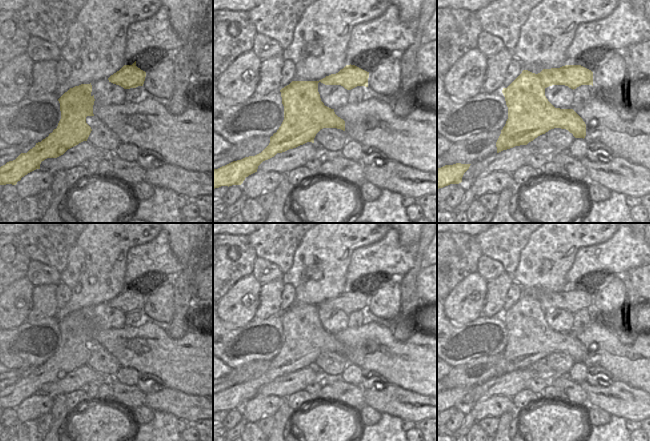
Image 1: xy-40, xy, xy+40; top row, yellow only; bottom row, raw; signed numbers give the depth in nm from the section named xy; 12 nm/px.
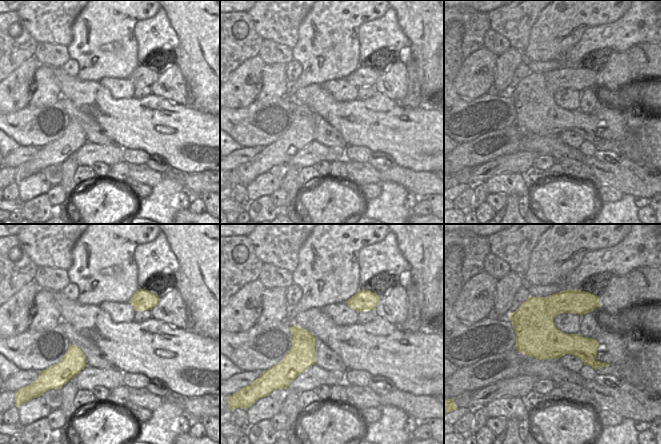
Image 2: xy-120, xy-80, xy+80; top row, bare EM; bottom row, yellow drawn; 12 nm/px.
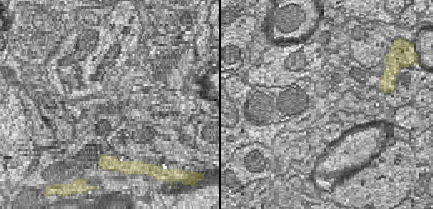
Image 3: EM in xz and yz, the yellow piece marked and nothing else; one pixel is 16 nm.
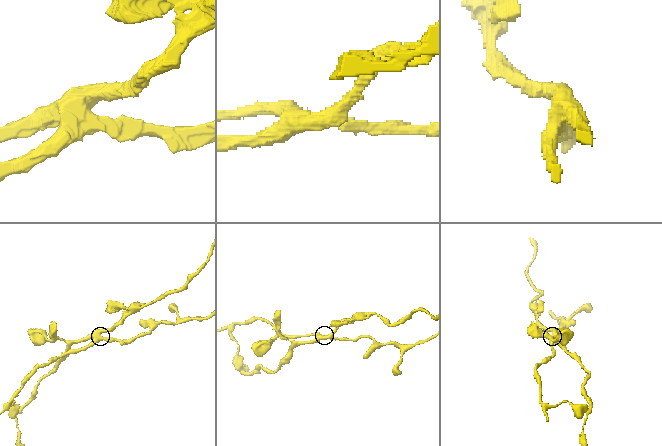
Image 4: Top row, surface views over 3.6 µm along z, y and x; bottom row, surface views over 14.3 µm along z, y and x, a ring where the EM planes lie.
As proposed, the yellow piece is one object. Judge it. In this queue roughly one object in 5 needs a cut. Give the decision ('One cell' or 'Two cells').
Two cells.

